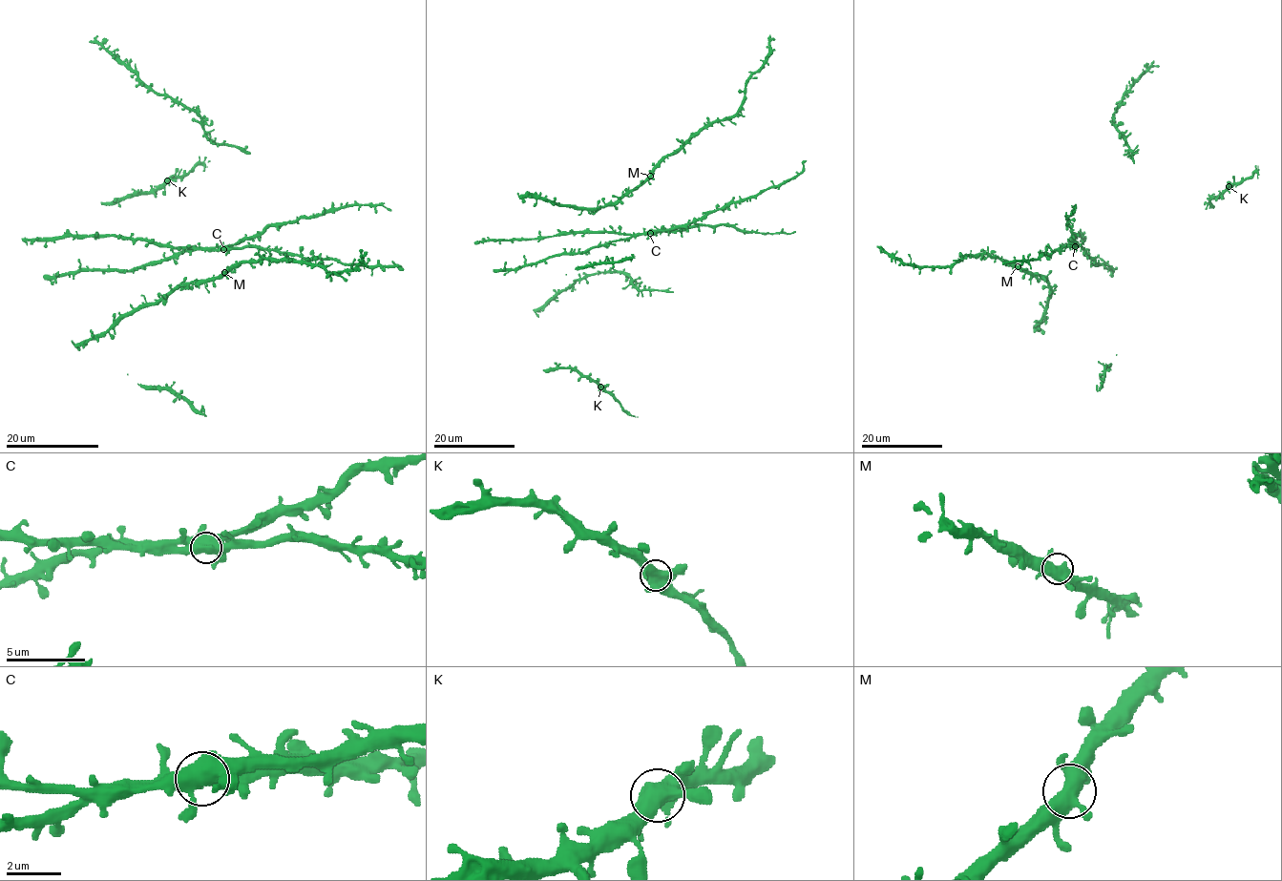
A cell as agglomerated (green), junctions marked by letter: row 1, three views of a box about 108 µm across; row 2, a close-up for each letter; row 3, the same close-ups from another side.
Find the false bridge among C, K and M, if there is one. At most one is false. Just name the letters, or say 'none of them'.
none of them

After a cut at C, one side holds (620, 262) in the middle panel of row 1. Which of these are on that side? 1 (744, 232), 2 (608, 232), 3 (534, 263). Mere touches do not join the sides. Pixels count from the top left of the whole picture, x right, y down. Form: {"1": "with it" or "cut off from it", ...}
{"1": "with it", "2": "cut off from it", "3": "with it"}

